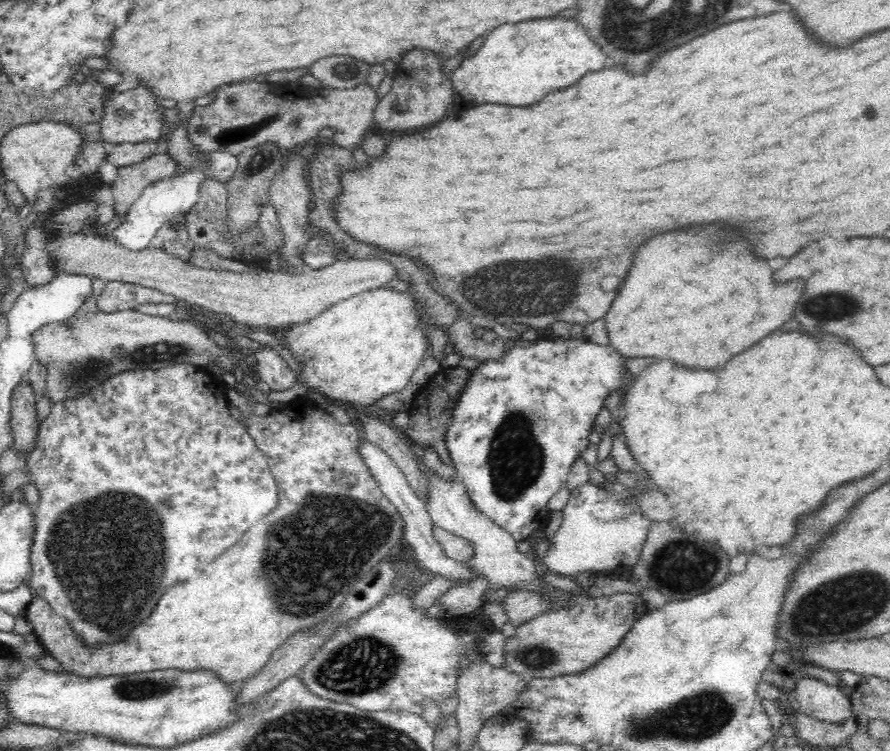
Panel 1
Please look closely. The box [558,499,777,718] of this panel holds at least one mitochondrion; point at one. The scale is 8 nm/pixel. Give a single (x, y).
(701, 565)

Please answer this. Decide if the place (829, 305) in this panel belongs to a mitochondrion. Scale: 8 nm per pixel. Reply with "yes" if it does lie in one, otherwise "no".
yes

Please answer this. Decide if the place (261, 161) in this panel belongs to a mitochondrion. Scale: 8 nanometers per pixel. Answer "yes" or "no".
yes

